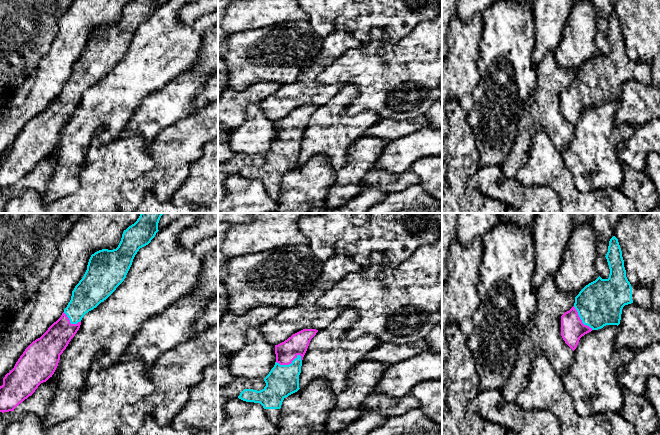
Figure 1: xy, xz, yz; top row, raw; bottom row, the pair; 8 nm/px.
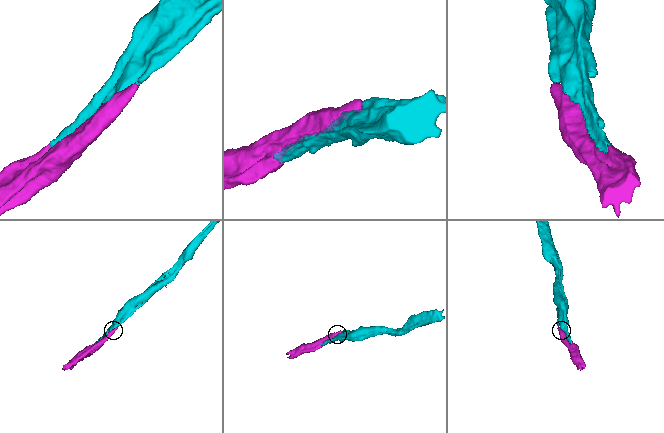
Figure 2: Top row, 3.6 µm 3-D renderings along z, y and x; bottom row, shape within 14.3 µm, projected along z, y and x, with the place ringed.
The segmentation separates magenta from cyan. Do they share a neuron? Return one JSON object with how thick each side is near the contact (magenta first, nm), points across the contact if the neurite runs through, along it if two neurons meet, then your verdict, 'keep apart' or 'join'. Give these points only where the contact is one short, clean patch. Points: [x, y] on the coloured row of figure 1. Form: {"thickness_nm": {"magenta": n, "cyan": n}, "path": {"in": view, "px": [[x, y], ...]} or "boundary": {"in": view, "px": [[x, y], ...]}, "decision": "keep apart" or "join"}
{"thickness_nm": {"magenta": 170, "cyan": 260}, "decision": "join"}

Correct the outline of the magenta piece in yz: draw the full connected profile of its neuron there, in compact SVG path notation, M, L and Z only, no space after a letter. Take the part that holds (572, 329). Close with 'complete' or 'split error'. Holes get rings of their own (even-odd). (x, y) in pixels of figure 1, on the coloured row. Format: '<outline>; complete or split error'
M618 239L609 241L606 259L610 274L608 279L600 276L586 285L575 297L574 306L561 316L561 336L574 351L579 340L592 330L606 325L619 325L622 309L634 303L651 309L651 289L644 285L631 285L626 277L624 260Z; split error

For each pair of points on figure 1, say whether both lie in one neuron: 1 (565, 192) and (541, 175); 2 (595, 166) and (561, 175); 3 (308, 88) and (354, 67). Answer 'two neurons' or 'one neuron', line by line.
1: one neuron
2: two neurons
3: two neurons

